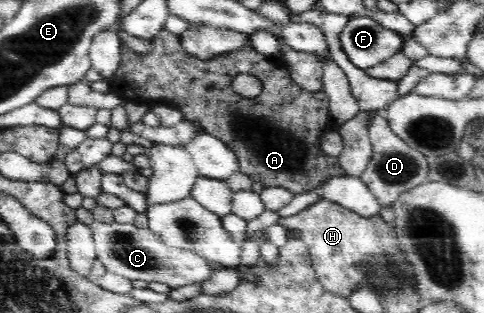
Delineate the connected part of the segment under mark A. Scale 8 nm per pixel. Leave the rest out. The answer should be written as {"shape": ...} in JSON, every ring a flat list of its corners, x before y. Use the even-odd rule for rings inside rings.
{"shape":[[166,29,160,30,156,36,149,39,151,53,139,54,127,45,122,45,120,66,110,81,110,91,118,94,126,103,132,103,132,96,136,100,150,98,150,100,164,100,178,102,174,107,183,113,183,118,198,122,203,131,222,140,226,146,238,156,239,171,248,174,250,179,264,184,264,188,284,188,295,196,306,194,312,188,324,184,334,176,344,176,344,170,334,156,322,153,322,136,328,129,336,128,336,122,330,115,330,101,323,90,310,92,293,82,287,65,278,63,250,44,232,50,232,52,218,54,209,59,200,59,188,54,181,45,180,36],[239,74,256,76,262,83,262,90,254,98,244,98,232,90,232,80],[270,120,276,124,242,124,242,122,258,122]]}

